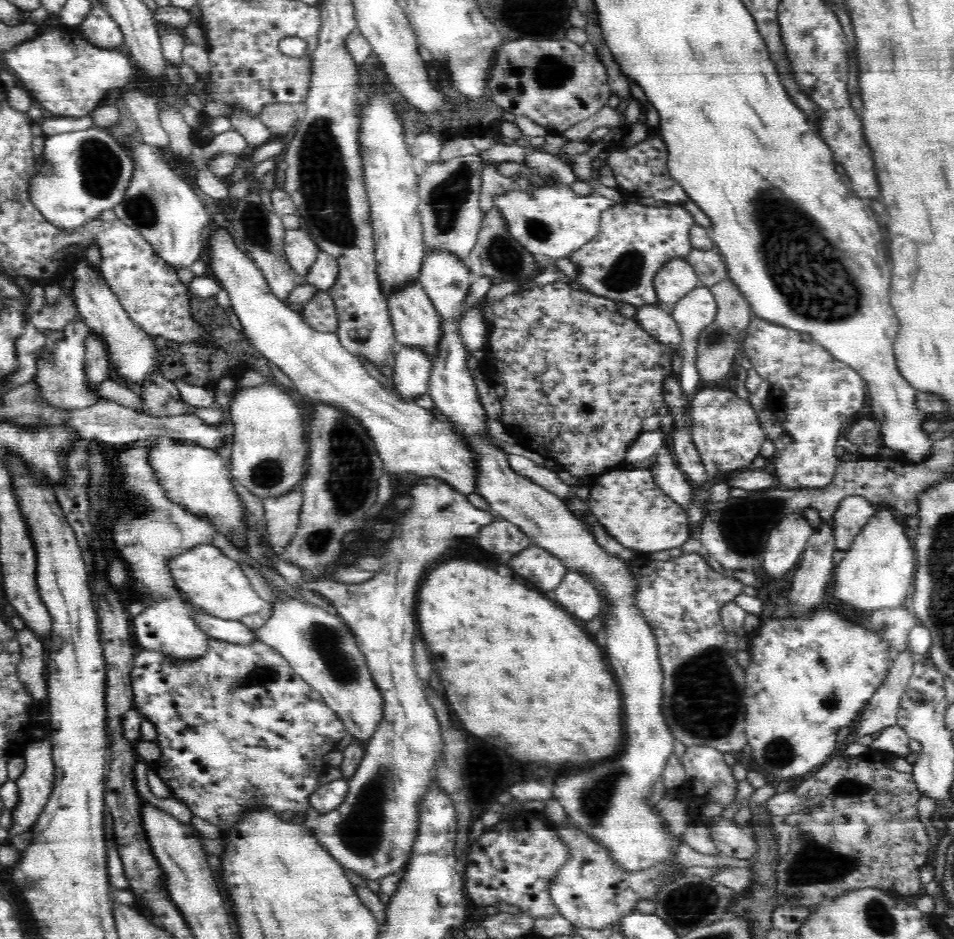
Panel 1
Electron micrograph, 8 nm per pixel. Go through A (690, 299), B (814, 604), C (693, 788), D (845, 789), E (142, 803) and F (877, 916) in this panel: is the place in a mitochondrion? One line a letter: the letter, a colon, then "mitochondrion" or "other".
A: other
B: other
C: other
D: mitochondrion
E: other
F: mitochondrion

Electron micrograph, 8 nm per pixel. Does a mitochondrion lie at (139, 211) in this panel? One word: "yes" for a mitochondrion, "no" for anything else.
yes

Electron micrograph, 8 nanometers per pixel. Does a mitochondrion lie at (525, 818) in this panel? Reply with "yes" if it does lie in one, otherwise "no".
no

